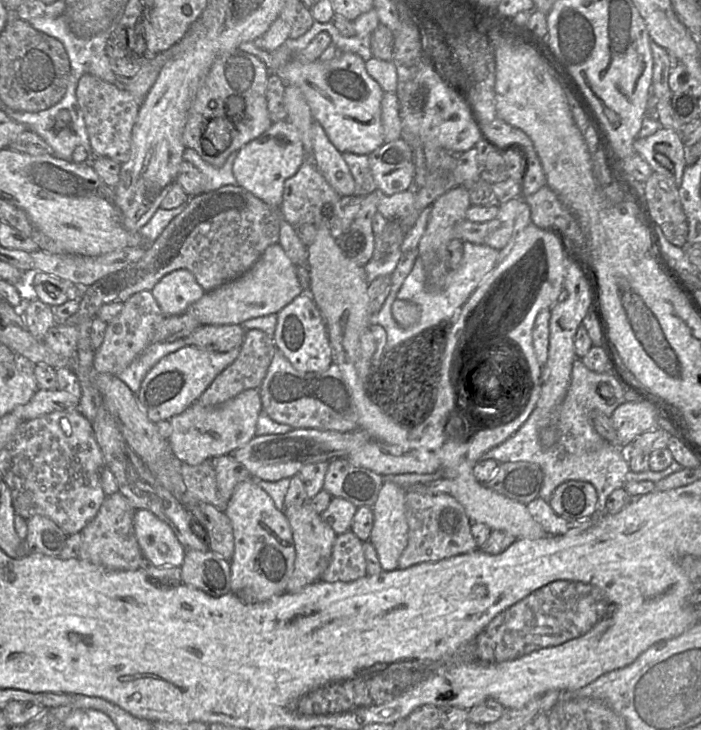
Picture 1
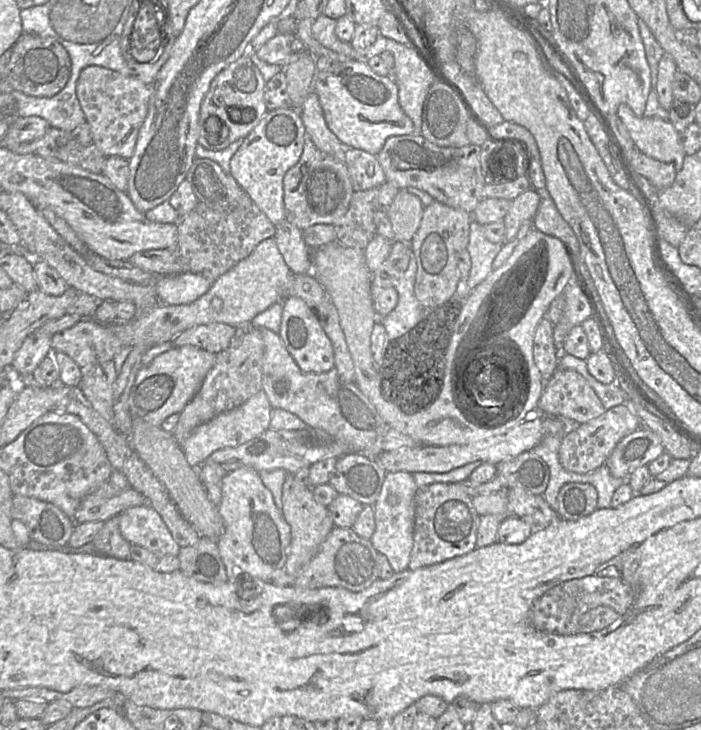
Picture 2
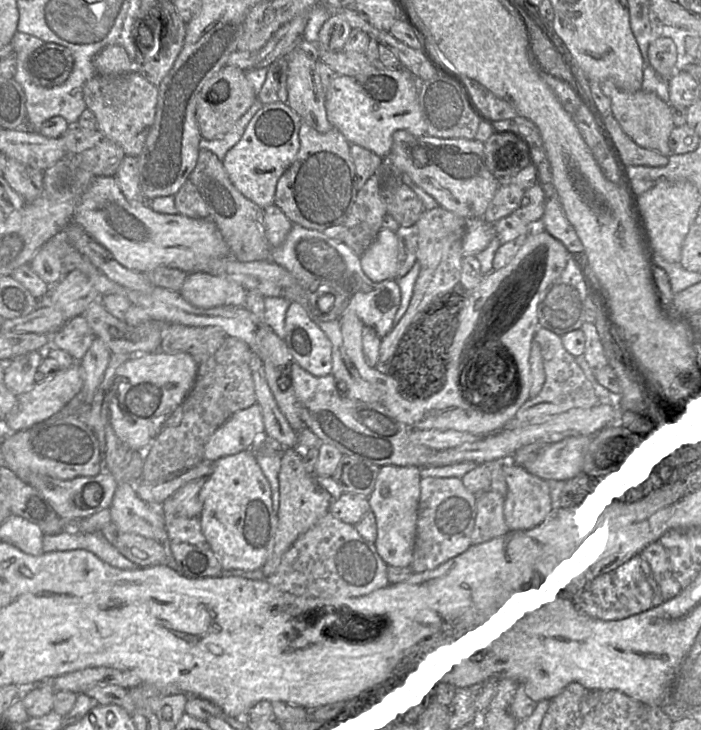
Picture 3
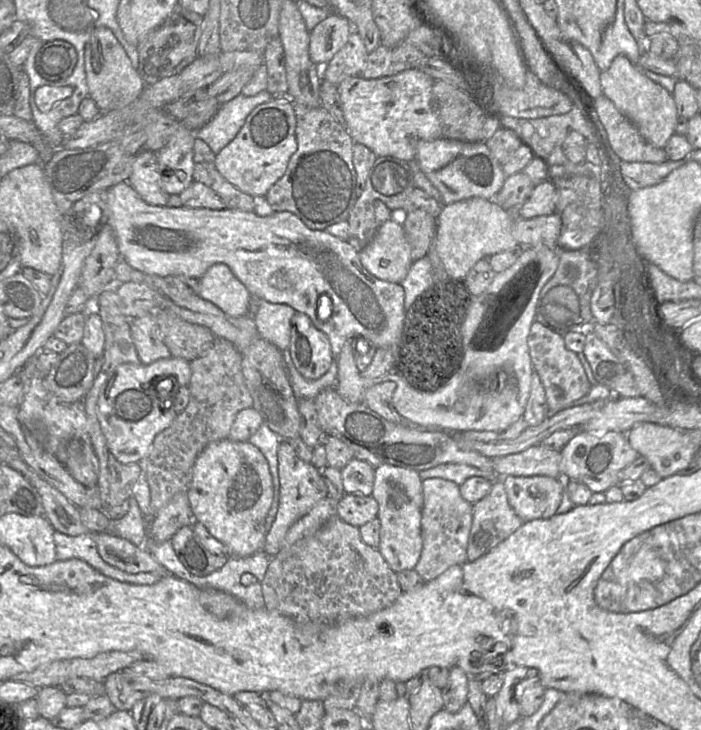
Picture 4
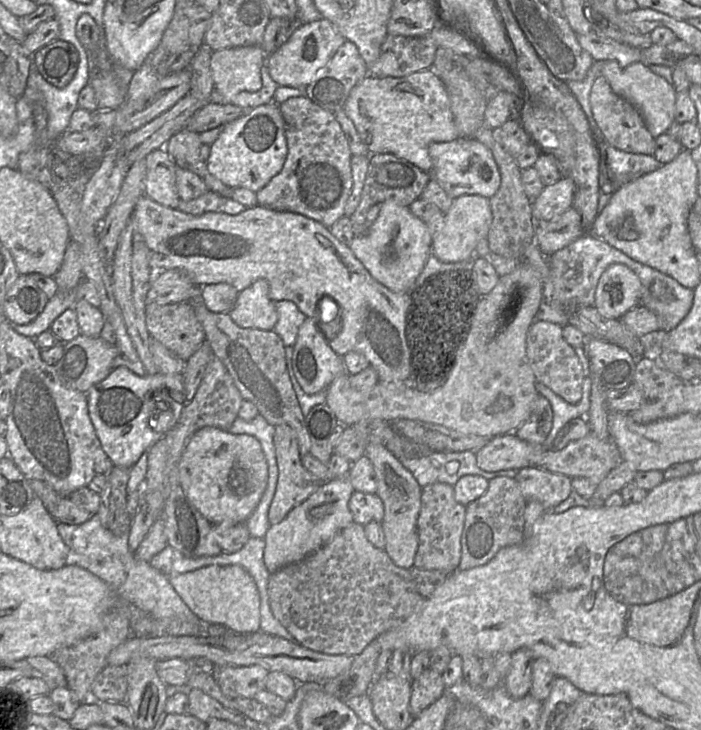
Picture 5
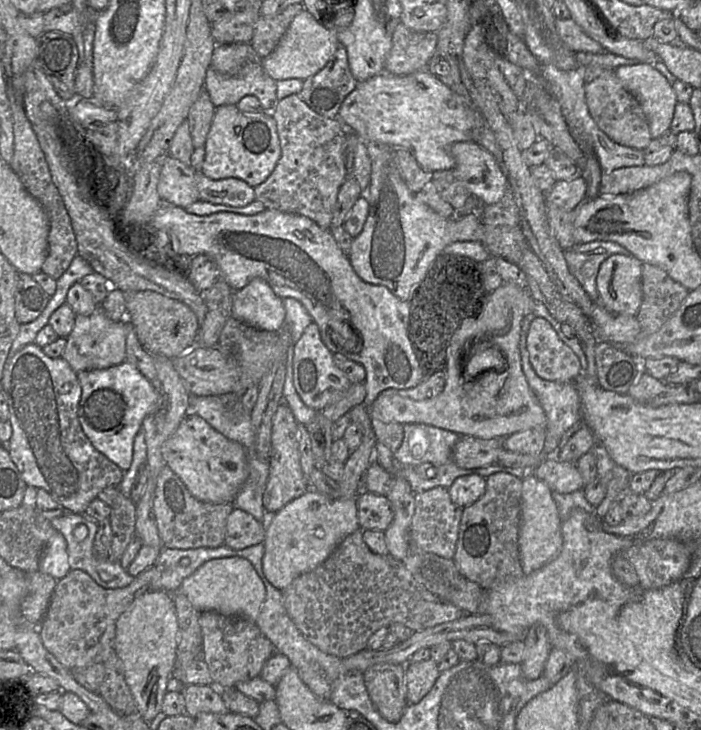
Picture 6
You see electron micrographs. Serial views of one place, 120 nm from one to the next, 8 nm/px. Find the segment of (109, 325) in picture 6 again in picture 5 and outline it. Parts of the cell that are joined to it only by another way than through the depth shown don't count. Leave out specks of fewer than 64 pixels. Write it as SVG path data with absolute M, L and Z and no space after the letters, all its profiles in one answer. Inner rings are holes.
M81 333L63 345L63 353L54 365L60 380L69 388L86 394L92 386L101 382L113 369L117 347L105 341L100 335L89 337Z

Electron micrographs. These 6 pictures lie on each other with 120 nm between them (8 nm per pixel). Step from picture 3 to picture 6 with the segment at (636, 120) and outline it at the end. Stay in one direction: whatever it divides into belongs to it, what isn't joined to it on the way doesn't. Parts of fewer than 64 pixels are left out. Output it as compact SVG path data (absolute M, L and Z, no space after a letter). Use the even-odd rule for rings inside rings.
M650 63L618 66L615 74L640 103L647 118L652 139L670 128L678 102L671 84Z

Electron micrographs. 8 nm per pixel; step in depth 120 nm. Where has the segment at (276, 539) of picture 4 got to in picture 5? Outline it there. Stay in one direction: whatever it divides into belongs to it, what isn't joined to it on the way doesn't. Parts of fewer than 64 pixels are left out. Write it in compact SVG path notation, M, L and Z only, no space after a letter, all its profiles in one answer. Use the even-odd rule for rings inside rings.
M285 424L276 426L273 441L278 467L278 480L275 494L268 511L270 525L281 522L294 507L305 501L323 484L323 482L303 466L297 436L290 426Z

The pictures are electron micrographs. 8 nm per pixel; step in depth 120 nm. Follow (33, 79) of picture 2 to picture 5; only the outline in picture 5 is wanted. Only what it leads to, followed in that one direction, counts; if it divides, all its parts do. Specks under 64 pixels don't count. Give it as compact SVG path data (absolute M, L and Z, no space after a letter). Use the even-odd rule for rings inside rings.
M58 38L35 52L33 58L43 78L57 88L72 81L80 61L75 46Z

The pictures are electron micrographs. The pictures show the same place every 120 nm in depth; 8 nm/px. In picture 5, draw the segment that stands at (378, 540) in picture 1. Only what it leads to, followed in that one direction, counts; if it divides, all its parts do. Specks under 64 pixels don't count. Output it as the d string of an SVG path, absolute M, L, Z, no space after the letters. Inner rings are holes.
M367 443L365 454L372 462L377 480L376 494L384 504L384 517L381 522L385 536L384 551L401 568L410 569L418 548L417 521L421 508L422 487L413 474L400 460L380 443Z

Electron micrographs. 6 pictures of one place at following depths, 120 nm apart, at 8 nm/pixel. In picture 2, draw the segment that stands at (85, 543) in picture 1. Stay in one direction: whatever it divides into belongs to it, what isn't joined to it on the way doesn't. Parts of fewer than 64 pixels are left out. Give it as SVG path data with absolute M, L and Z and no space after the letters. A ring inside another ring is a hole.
M118 515L104 522L102 529L95 535L92 544L96 554L121 560L130 559L130 542L121 534Z

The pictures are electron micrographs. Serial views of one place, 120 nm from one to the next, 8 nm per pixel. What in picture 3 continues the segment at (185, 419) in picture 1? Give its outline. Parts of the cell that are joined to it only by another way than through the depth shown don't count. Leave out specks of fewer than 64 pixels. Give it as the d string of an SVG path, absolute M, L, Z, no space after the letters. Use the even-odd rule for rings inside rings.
M258 403L237 411L210 436L204 449L204 460L216 461L254 449L265 439L262 408Z

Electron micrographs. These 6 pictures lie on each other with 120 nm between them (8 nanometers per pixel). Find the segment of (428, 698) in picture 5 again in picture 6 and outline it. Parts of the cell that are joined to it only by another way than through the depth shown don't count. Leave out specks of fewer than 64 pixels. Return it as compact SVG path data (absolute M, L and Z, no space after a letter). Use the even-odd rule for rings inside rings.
M431 658L405 665L406 701L407 704L417 704L429 693L435 684L440 671Z

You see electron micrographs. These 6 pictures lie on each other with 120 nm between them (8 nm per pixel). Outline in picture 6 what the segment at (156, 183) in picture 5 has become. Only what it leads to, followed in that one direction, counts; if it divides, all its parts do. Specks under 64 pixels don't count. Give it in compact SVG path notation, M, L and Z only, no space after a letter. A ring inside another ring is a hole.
M171 156L163 162L157 192L163 203L185 209L199 201L197 174L191 166L187 166Z

